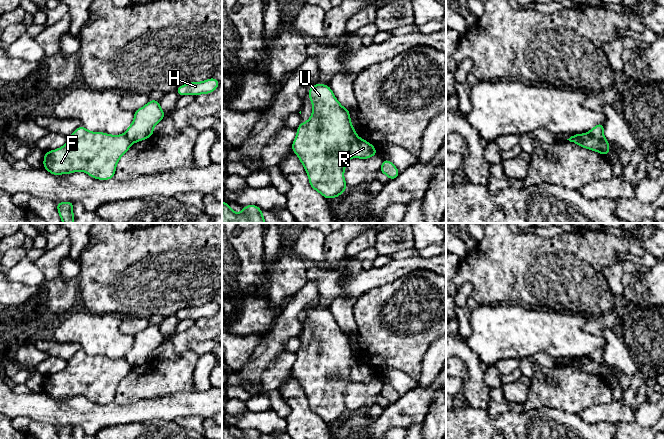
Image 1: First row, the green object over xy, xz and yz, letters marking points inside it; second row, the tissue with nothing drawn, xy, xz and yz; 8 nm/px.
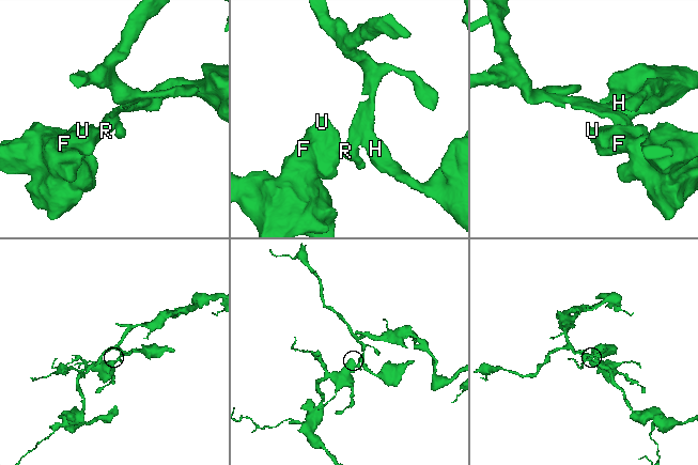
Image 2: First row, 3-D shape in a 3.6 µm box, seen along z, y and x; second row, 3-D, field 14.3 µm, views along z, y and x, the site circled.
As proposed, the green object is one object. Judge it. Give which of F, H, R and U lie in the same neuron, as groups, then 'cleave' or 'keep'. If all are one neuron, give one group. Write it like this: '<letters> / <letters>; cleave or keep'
F U / H R; cleave

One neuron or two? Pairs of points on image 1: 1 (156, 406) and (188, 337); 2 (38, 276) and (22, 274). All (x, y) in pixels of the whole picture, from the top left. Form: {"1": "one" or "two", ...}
{"1": "two", "2": "one"}

